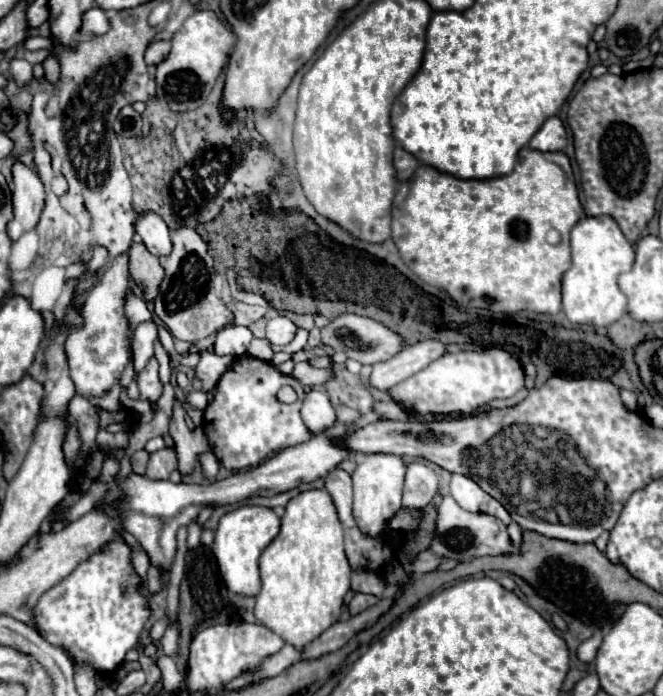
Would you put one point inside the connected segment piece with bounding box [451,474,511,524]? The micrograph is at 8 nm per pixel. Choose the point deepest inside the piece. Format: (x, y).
(468, 494)

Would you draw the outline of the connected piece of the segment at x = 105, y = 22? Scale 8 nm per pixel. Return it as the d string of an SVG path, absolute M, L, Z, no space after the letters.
M95 6L83 14L83 26L81 26L83 36L99 36L107 32L107 28L111 28L111 22L101 8Z

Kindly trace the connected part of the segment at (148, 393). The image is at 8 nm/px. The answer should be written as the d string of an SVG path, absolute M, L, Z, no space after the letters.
M151 358L147 368L139 374L139 392L141 392L141 398L143 400L157 400L161 396L161 382L159 382L159 376L157 376L157 360Z

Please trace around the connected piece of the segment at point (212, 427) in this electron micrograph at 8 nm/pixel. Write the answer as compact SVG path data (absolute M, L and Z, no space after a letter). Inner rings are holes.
M253 356L235 358L227 372L219 378L217 394L203 414L203 430L209 438L211 452L217 456L223 468L247 470L261 464L273 452L307 442L311 434L299 416L303 398L303 386L291 376L277 372L269 362L257 360ZM281 386L291 386L299 396L297 402L277 402L275 394Z

